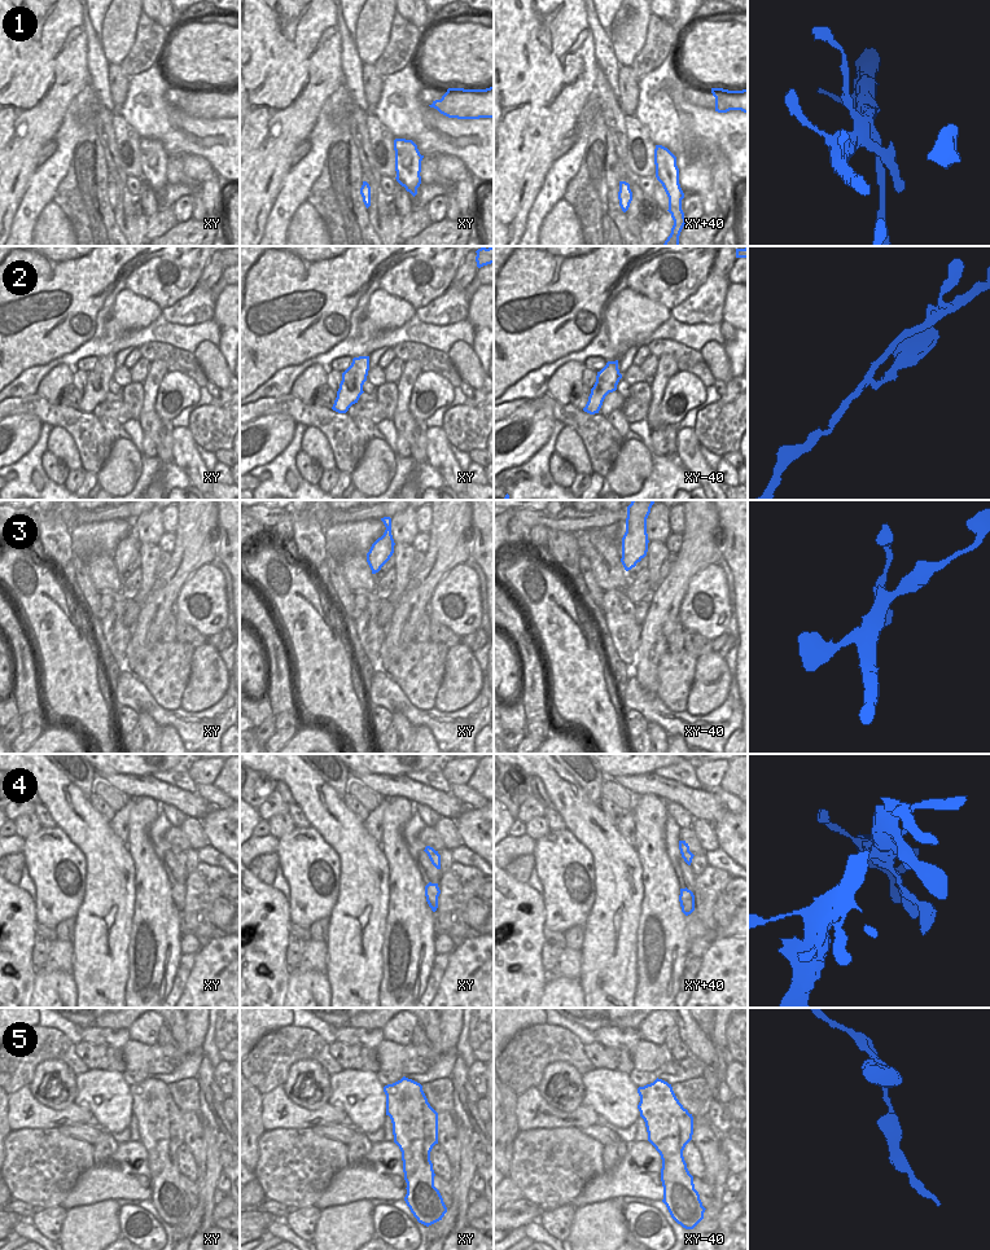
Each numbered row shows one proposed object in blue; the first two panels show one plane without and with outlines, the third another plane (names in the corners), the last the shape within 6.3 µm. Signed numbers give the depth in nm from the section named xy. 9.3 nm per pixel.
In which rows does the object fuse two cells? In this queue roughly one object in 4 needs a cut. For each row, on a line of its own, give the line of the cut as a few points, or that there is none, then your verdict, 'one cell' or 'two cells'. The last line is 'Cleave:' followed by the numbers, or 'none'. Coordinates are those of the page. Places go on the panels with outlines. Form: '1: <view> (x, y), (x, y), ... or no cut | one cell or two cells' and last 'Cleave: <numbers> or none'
1: no cut | one cell
2: no cut | one cell
3: no cut | one cell
4: no cut | one cell
5: no cut | one cell
Cleave: none

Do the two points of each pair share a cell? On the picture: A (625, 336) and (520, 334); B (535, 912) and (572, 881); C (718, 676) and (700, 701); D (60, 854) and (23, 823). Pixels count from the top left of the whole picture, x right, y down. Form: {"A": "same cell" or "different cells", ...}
{"A": "different cells", "B": "different cells", "C": "same cell", "D": "different cells"}

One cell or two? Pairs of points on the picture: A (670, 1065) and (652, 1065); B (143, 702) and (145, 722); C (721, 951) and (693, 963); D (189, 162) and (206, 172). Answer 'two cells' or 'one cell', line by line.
A: two cells
B: two cells
C: two cells
D: one cell

